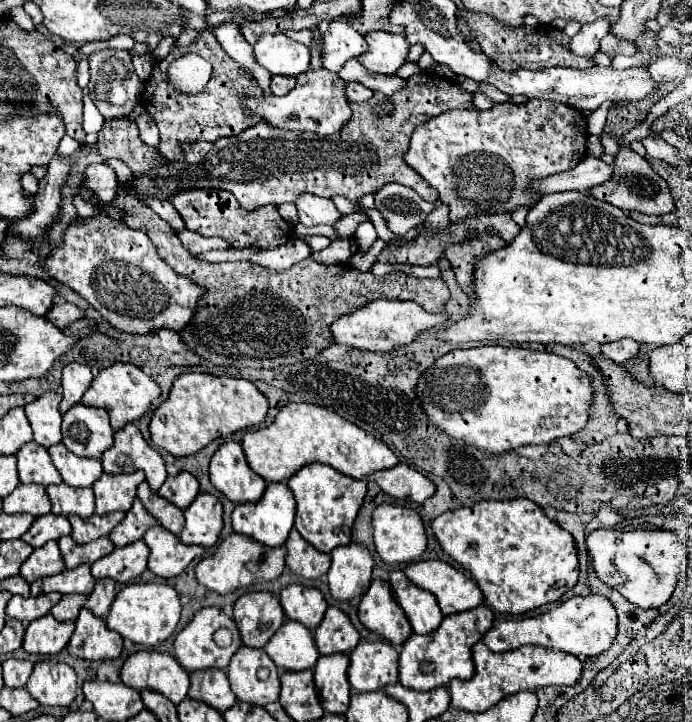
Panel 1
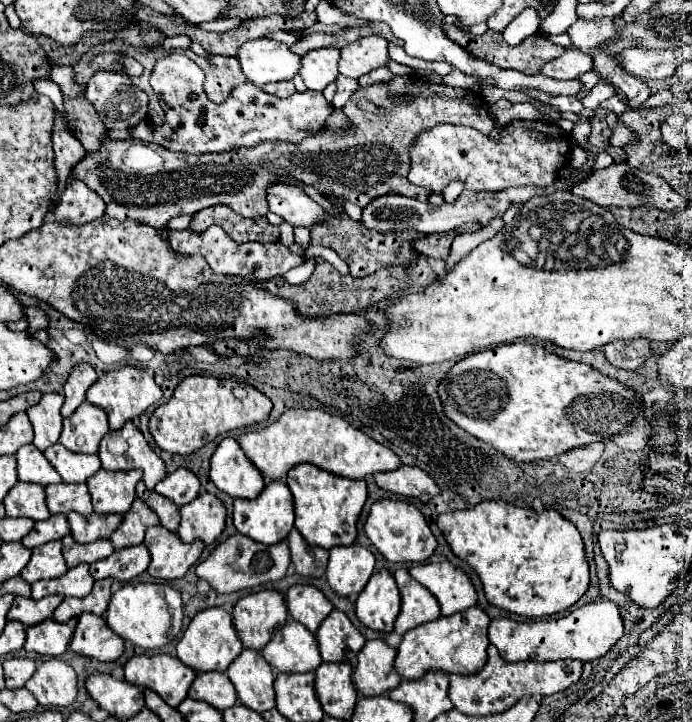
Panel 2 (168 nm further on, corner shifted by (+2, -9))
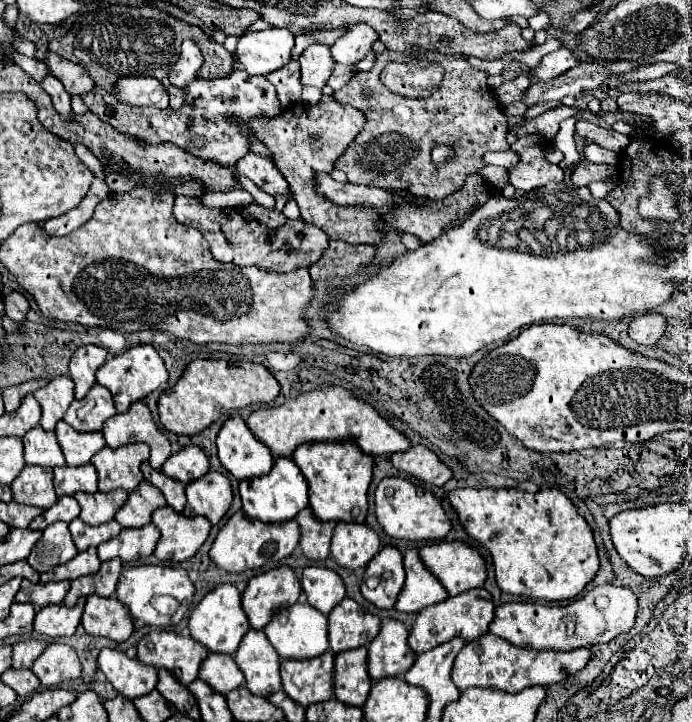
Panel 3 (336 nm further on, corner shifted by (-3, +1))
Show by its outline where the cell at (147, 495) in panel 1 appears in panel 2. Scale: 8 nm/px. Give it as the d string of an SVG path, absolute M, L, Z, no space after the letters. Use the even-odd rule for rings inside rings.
M140 481L136 485L136 495L140 499L144 499L160 517L160 523L168 529L168 531L176 531L178 529L178 523L180 523L180 509L166 497L158 495L156 491L148 491L146 485Z

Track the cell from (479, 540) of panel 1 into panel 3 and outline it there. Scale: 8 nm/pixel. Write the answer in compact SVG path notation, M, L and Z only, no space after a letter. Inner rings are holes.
M455 489L449 493L449 503L467 535L491 553L497 585L503 593L545 601L573 599L599 571L591 527L559 489L543 489L537 493L525 493L519 489Z

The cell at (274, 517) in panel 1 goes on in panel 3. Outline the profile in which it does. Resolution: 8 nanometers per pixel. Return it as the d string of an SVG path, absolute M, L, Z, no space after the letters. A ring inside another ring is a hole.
M277 457L273 469L265 477L245 479L239 483L239 493L243 501L243 513L251 519L265 523L283 523L293 519L301 509L307 507L307 481L303 473L295 467L291 457Z

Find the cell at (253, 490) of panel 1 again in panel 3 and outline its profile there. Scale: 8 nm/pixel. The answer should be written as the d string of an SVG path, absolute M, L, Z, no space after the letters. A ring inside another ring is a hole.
M231 417L217 437L219 461L235 479L263 477L273 467L273 455L261 445L241 417Z

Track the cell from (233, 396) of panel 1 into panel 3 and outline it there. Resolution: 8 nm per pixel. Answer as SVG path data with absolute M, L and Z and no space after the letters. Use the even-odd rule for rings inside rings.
M197 359L187 365L175 387L165 391L159 399L159 419L165 431L175 435L197 435L211 427L221 415L231 409L249 405L269 405L279 395L277 379L257 363L229 365L225 361Z

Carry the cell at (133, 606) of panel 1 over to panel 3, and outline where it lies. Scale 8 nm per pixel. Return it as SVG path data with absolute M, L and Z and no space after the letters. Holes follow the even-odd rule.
M139 565L139 567L129 567L129 569L125 569L121 573L119 583L117 583L117 591L115 591L115 599L119 599L127 607L131 619L143 621L149 627L171 627L171 625L177 623L177 619L181 621L181 617L189 609L191 599L193 599L193 591L195 591L193 589L193 583L189 581L187 571L181 569L181 567L169 567L169 565ZM153 595L171 595L171 597L175 597L179 601L177 615L175 617L167 617L167 615L157 613L151 607L151 603L149 603Z

